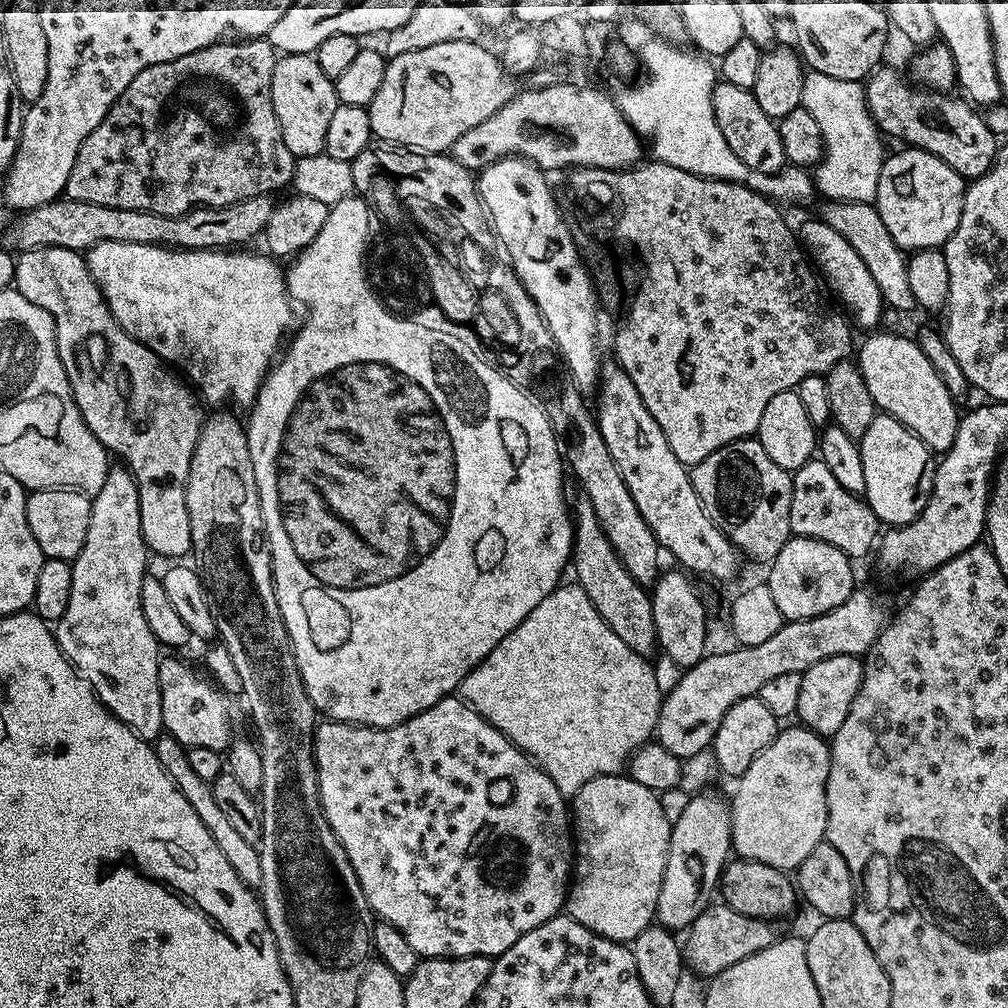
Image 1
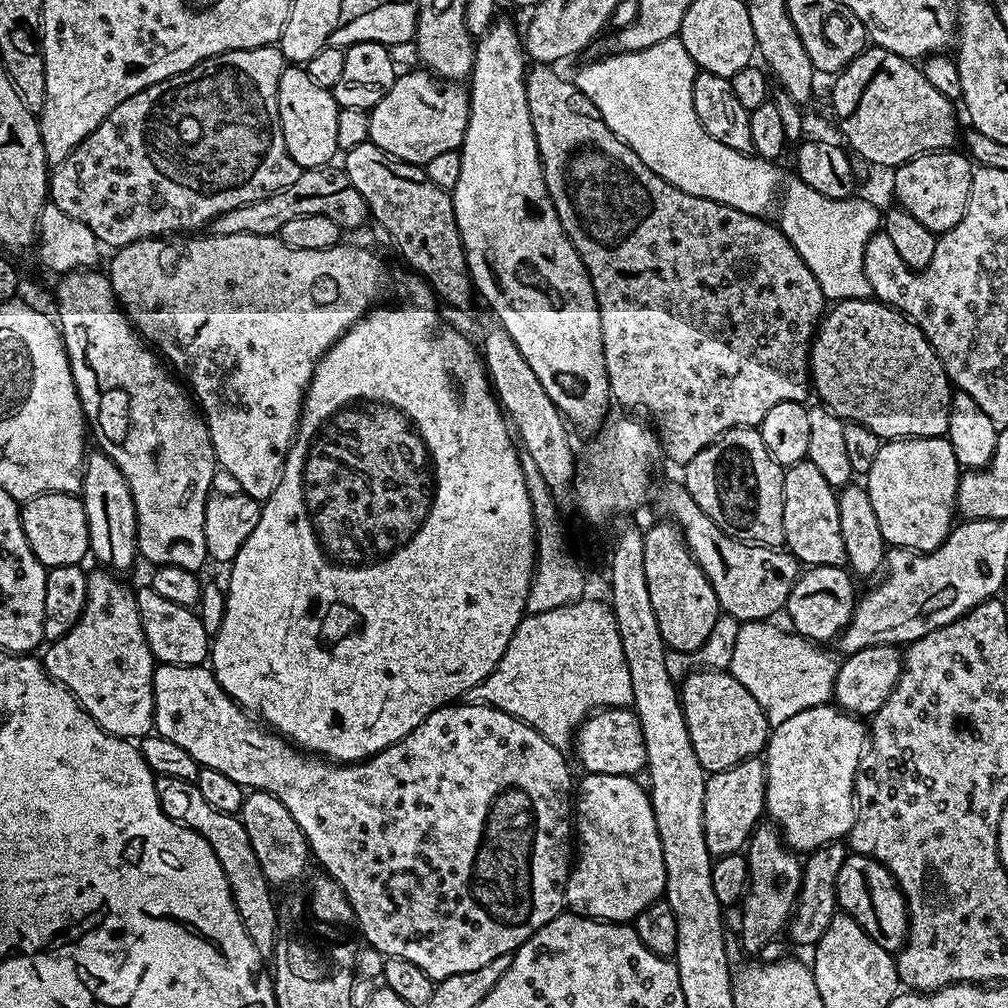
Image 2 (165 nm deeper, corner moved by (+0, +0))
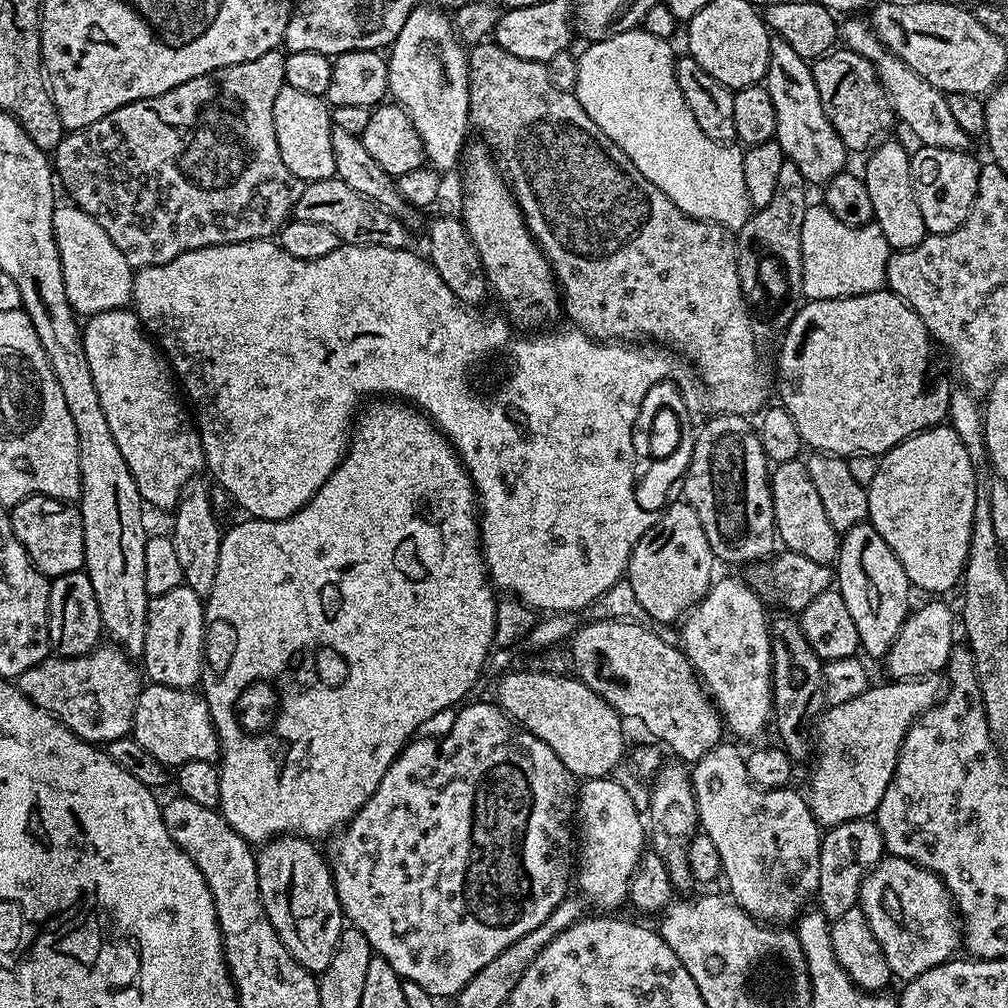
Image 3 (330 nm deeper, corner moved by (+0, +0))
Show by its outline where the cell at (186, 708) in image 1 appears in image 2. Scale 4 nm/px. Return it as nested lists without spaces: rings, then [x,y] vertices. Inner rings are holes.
[[[157,663],[152,669],[152,693],[154,694],[154,732],[162,738],[170,738],[199,762],[201,768],[219,770],[226,778],[234,778],[246,790],[271,792],[290,810],[294,822],[308,839],[311,855],[321,864],[323,871],[342,886],[346,898],[356,915],[356,927],[363,943],[378,950],[385,958],[405,959],[418,966],[433,982],[450,978],[450,974],[466,974],[466,970],[478,970],[494,958],[516,951],[520,945],[539,928],[546,926],[555,916],[565,911],[564,887],[568,881],[570,865],[574,860],[574,780],[568,773],[565,753],[550,746],[538,730],[524,721],[492,708],[489,704],[453,702],[434,710],[406,738],[394,742],[386,750],[359,762],[333,762],[296,747],[291,740],[284,739],[279,732],[261,726],[239,704],[235,704],[216,681],[211,667],[174,666]]]

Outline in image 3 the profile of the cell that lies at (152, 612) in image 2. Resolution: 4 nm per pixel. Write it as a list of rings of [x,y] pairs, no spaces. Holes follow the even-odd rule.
[[[187,586],[166,590],[166,594],[149,599],[142,668],[151,683],[190,689],[201,683],[200,671],[203,673],[206,668],[204,606],[201,596]]]

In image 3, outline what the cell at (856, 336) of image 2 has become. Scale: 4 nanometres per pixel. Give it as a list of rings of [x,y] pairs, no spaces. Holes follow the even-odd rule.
[[[877,290],[870,294],[862,294],[861,296],[851,296],[850,298],[838,298],[837,300],[810,300],[807,301],[797,311],[796,315],[792,317],[792,320],[783,329],[782,335],[784,335],[784,341],[780,344],[780,400],[779,403],[788,411],[790,418],[794,418],[794,426],[798,426],[798,434],[801,441],[805,445],[809,444],[809,449],[826,452],[834,456],[842,456],[849,458],[855,456],[856,453],[868,453],[874,457],[879,457],[881,454],[889,452],[894,446],[898,446],[903,440],[909,440],[912,436],[916,436],[919,432],[926,431],[927,428],[934,428],[943,425],[948,417],[948,407],[950,406],[950,398],[952,388],[949,385],[944,384],[932,384],[928,388],[928,359],[932,356],[933,345],[930,343],[930,337],[928,334],[928,327],[922,322],[922,318],[918,318],[918,314],[914,314],[914,310],[904,300],[899,300],[895,294],[887,290]]]

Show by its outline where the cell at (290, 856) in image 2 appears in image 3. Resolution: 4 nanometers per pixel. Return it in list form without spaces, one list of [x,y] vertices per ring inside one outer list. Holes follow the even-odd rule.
[[[295,834],[274,836],[256,852],[260,901],[282,942],[295,960],[313,974],[333,967],[346,917],[326,856],[313,841]]]

